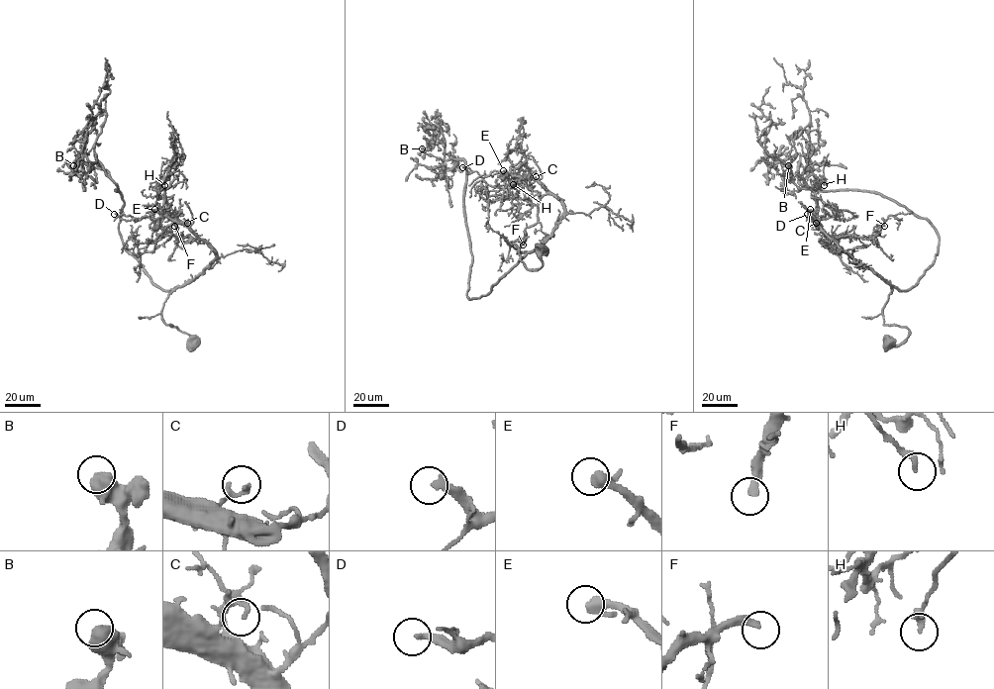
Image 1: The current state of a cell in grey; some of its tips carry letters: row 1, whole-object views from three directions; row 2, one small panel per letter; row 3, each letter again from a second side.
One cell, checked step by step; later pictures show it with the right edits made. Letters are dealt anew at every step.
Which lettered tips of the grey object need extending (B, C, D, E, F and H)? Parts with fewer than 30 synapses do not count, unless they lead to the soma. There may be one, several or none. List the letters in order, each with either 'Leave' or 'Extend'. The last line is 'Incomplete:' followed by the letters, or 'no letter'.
B: Leave
C: Leave
D: Extend
E: Extend
F: Extend
H: Leave
Incomplete: D, E, F

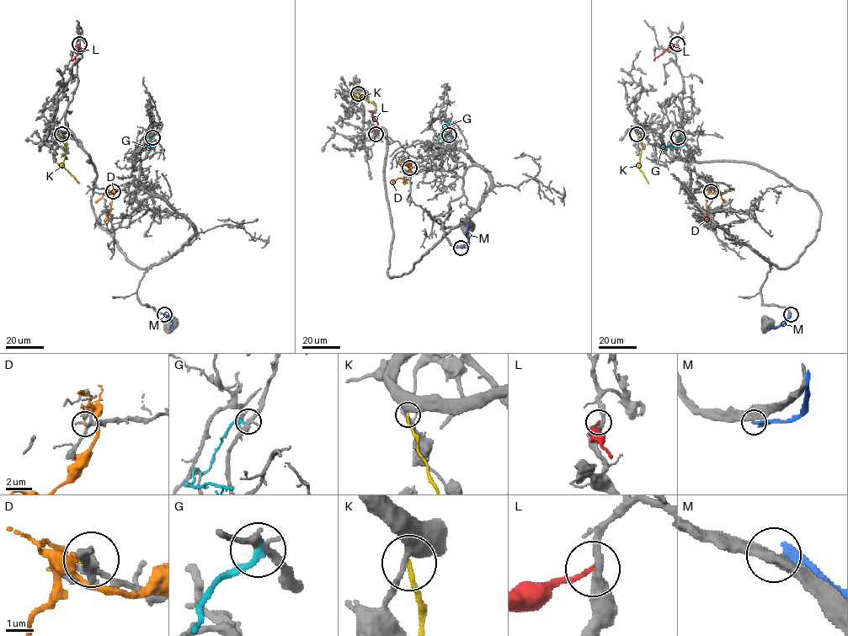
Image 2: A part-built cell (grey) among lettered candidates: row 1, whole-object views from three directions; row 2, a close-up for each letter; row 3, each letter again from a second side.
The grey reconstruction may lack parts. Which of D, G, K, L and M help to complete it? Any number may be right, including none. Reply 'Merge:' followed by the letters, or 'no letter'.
Merge: no letter

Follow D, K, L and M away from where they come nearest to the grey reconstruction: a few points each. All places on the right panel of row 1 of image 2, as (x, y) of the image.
D: (711, 190), (706, 196), (707, 221)
K: (637, 134), (642, 148), (639, 168), (648, 183)
L: (677, 43), (671, 45), (653, 61)
M: (791, 314), (784, 323), (770, 327)

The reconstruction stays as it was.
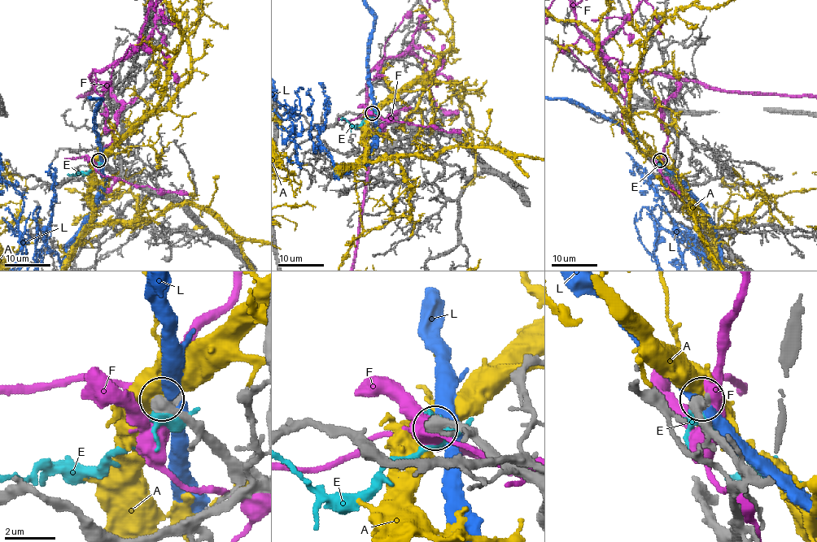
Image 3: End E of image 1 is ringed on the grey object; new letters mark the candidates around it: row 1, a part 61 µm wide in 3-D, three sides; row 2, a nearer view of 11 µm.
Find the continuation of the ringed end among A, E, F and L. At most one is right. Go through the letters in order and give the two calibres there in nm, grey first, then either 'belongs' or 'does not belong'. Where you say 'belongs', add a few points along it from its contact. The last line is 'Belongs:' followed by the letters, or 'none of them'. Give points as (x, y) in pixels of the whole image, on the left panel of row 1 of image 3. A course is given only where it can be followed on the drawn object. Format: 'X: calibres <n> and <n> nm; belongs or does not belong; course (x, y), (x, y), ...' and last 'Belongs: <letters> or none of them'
A: calibres 500 and 850 nm; does not belong
E: calibres 550 and 500 nm; does not belong
F: calibres 550 and 440 nm; does not belong
L: calibres 550 and 500 nm; does not belong
Belongs: none of them

